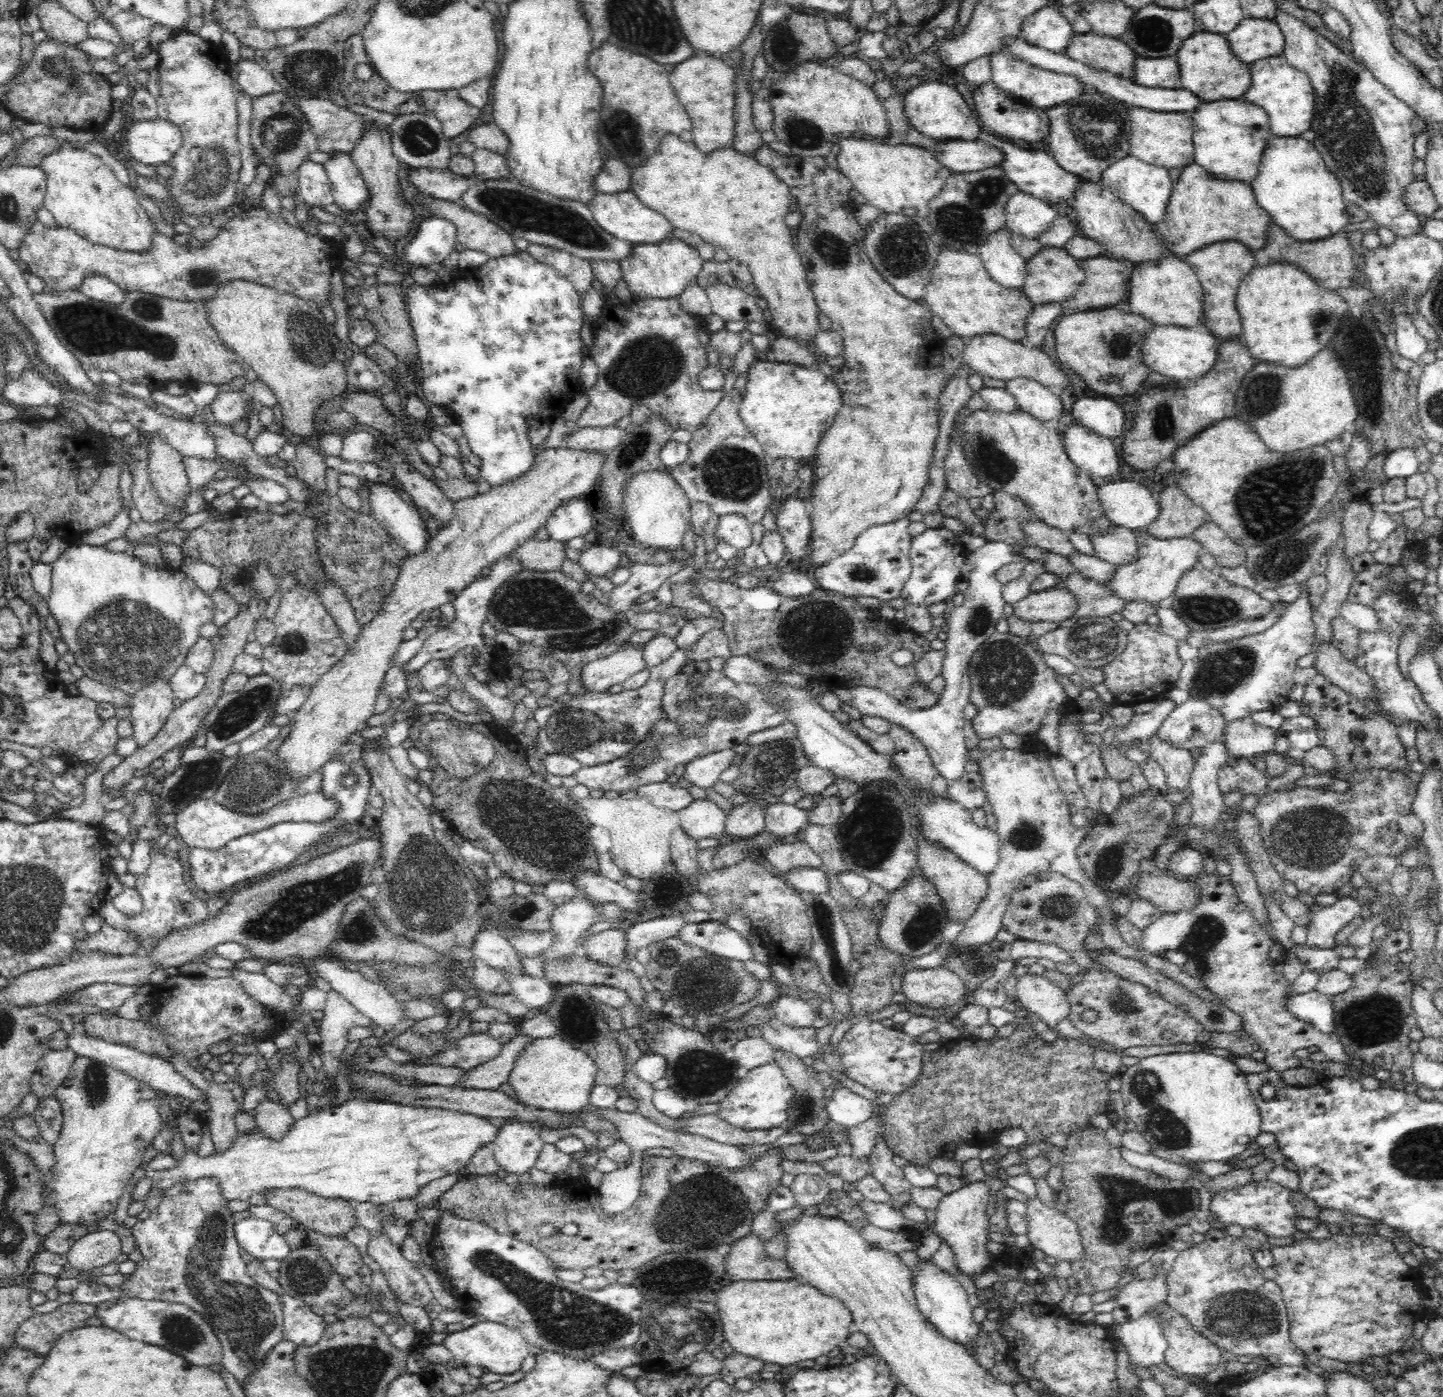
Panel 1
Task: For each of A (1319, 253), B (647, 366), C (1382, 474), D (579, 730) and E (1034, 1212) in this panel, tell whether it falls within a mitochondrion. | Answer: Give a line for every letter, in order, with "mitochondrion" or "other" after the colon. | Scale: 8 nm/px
A: other
B: mitochondrion
C: other
D: mitochondrion
E: other

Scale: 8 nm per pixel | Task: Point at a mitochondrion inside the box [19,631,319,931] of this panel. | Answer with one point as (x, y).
(258, 780)

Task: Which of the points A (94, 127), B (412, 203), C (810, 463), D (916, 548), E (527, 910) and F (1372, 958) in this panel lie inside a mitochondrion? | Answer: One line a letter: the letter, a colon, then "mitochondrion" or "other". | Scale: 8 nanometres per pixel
A: other
B: other
C: other
D: other
E: mitochondrion
F: other

